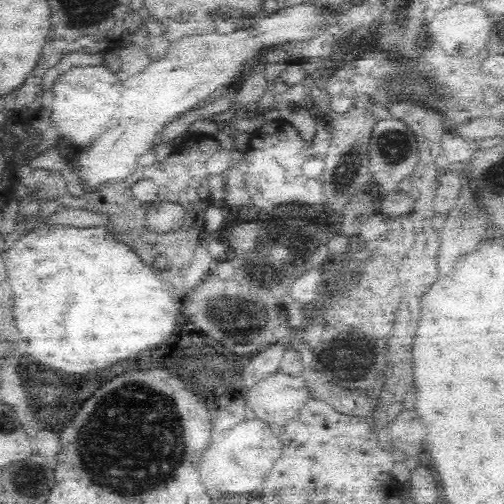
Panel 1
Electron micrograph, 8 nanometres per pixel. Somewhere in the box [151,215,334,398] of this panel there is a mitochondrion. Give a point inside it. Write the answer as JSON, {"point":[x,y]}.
{"point":[281,250]}

